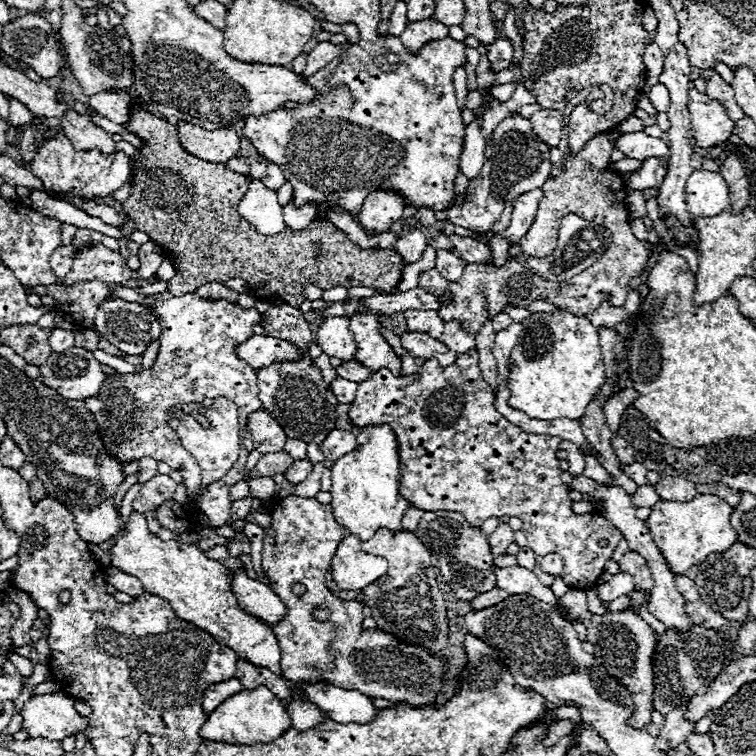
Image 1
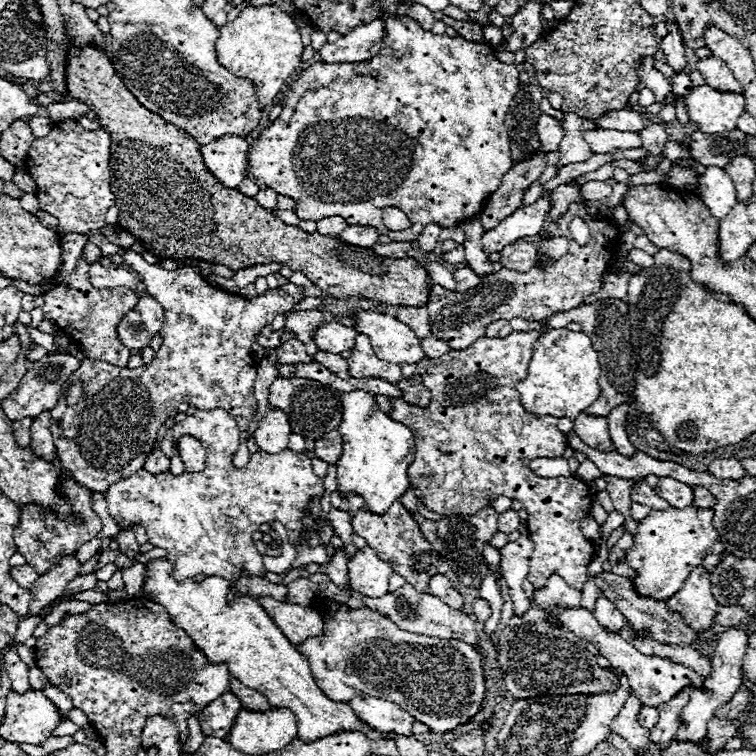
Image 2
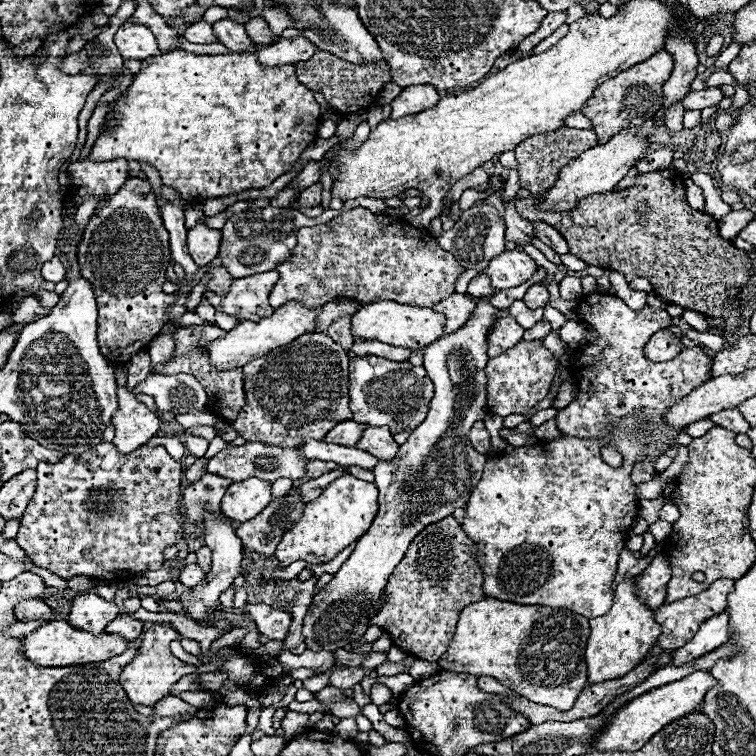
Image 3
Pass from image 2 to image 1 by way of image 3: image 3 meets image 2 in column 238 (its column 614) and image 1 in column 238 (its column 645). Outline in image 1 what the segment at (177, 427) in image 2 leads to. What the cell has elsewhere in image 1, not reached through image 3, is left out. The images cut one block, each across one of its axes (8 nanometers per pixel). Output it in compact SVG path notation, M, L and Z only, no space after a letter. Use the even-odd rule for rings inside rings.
M214 398L212 404L204 412L206 420L210 422L210 428L204 428L192 414L180 416L180 426L176 428L176 434L182 442L182 446L200 462L202 466L202 480L200 488L206 488L218 480L234 466L238 460L238 448L240 448L240 430L238 430L238 408L228 398Z

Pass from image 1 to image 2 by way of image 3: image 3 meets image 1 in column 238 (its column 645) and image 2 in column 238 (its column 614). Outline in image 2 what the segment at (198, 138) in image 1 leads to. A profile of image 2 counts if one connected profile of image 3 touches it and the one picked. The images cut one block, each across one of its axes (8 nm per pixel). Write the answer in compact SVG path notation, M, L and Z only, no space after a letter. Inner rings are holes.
M224 134L222 138L200 146L208 170L226 188L238 188L248 174L248 142L244 136Z

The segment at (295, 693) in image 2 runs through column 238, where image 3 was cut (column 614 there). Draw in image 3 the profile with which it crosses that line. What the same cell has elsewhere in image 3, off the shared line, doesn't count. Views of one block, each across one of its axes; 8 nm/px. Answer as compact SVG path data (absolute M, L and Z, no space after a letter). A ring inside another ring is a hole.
M626 580L616 586L614 602L604 616L590 620L590 638L586 648L586 666L588 666L588 684L602 684L608 680L622 678L634 666L644 660L650 650L656 646L660 636L660 624L652 618L648 610L634 594L634 580Z

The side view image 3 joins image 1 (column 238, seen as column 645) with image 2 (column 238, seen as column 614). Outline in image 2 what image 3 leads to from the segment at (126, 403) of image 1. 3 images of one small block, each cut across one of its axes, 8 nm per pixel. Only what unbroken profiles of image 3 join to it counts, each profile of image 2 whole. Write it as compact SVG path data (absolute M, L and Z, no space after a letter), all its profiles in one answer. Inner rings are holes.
M118 248L118 254L124 258L126 264L134 268L138 278L146 282L148 294L162 304L162 308L166 310L166 322L160 334L162 348L156 352L150 364L144 364L142 368L136 370L128 370L102 360L86 358L82 360L82 366L72 374L74 380L82 382L80 400L74 406L68 406L66 400L60 400L58 406L50 412L52 414L50 430L54 434L54 444L62 466L72 472L78 484L94 492L108 490L114 482L120 482L136 474L144 466L144 460L158 438L158 428L170 418L170 414L178 410L180 402L188 402L200 410L224 408L230 414L234 414L240 430L248 428L256 416L256 398L252 394L252 386L256 380L256 362L250 356L252 344L256 342L256 332L260 332L266 324L270 324L278 312L292 310L292 306L302 302L304 298L300 286L286 284L284 288L268 290L268 294L264 296L246 300L210 286L192 268L164 270L160 264L148 264L142 258L142 254L130 248Z

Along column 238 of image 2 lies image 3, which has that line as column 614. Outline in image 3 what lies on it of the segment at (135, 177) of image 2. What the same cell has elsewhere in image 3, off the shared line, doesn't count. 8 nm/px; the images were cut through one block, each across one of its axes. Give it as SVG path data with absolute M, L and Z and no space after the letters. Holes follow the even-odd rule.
M668 168L660 172L640 174L636 178L634 188L608 192L608 194L592 194L582 198L574 210L570 212L542 212L536 210L534 198L515 198L513 200L518 214L530 222L542 220L554 226L568 242L570 254L578 256L590 266L600 266L608 270L618 270L626 276L628 282L636 278L648 278L656 296L664 302L706 314L706 316L722 316L724 314L724 300L728 298L728 290L734 286L744 288L750 276L750 258L744 250L736 248L732 242L724 240L718 230L718 222L700 212L690 208L684 194L684 178L680 170ZM646 202L652 210L648 214L636 214L636 204Z

